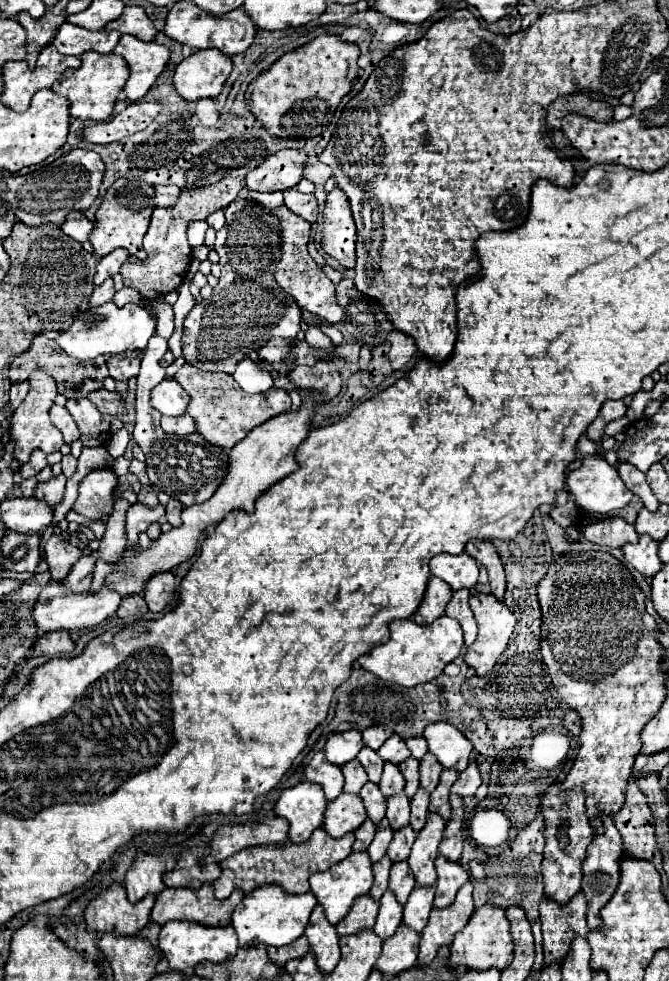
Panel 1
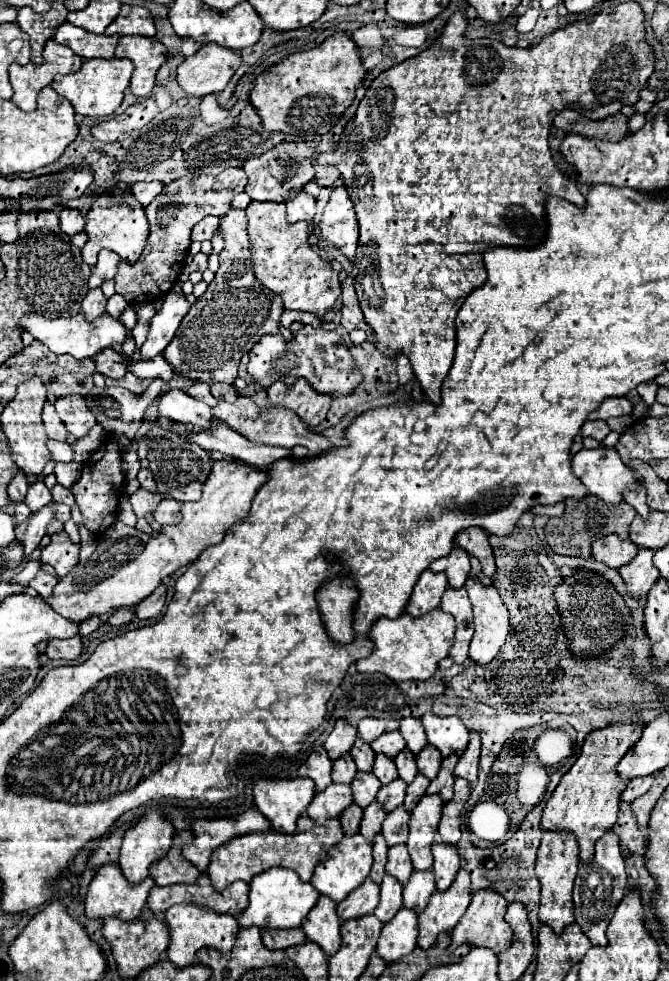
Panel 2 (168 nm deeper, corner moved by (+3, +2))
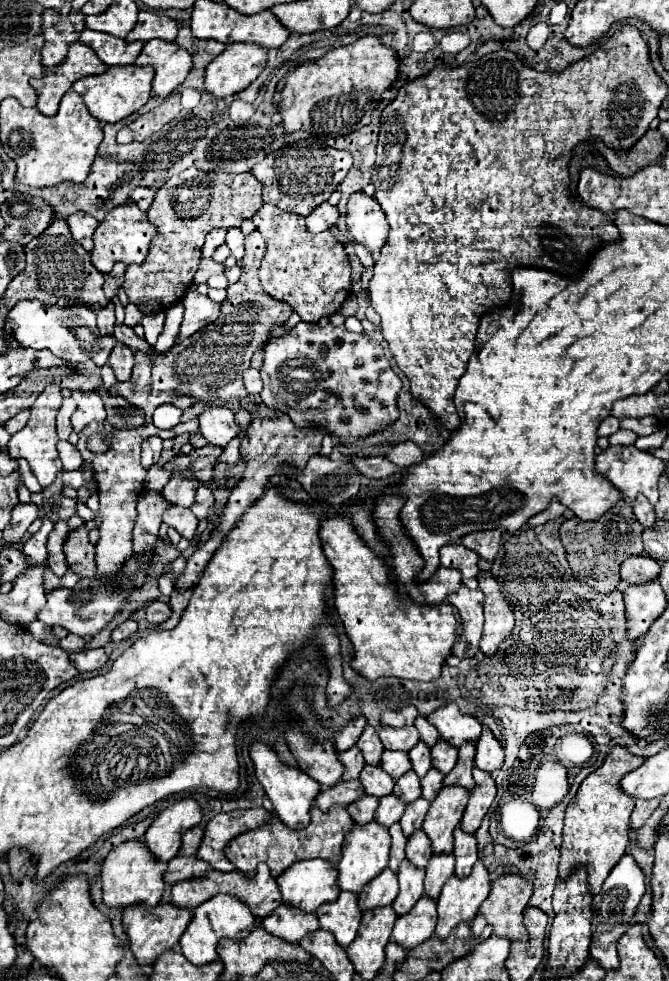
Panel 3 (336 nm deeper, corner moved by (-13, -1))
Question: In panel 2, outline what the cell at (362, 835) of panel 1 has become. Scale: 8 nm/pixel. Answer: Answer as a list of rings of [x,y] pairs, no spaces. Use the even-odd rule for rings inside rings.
[[[352,803],[348,809],[344,809],[344,813],[340,815],[340,823],[342,823],[342,829],[348,837],[358,833],[360,819],[362,819],[362,809],[356,803]]]

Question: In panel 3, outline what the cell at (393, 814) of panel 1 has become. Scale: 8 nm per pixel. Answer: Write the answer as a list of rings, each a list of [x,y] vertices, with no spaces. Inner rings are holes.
[[[410,770],[400,780],[396,780],[394,794],[406,804],[412,804],[414,800],[418,800],[422,796],[422,788],[420,788],[420,778],[416,776],[416,772]]]

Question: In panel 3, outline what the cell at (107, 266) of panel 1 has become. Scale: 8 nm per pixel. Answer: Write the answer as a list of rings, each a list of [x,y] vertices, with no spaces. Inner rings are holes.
[[[116,262],[114,268],[106,274],[106,282],[104,282],[104,294],[106,298],[114,298],[118,288],[124,282],[124,272],[126,272],[126,264],[124,262]]]

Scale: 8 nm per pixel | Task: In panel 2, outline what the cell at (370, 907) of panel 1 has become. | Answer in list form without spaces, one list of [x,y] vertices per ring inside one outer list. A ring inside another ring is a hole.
[[[368,877],[356,891],[352,891],[344,901],[338,903],[338,915],[342,921],[364,917],[376,909],[378,899],[380,899],[380,885],[376,885]]]

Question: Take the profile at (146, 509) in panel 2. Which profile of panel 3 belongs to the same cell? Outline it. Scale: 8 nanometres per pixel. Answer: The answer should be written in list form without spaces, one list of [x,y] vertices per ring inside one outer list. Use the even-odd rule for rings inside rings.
[[[174,474],[172,480],[162,490],[164,500],[174,506],[190,508],[194,504],[194,496],[192,496],[192,480],[194,478],[196,476],[192,476],[192,474]]]

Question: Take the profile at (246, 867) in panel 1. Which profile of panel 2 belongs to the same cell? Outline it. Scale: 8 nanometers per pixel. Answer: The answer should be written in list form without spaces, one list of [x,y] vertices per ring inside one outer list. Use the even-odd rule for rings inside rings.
[[[338,819],[326,821],[324,825],[314,825],[310,831],[296,833],[296,835],[284,835],[284,833],[274,833],[274,831],[272,833],[248,833],[248,835],[242,835],[240,839],[238,837],[232,839],[212,851],[208,875],[212,879],[214,889],[218,889],[218,891],[224,891],[236,879],[250,883],[258,873],[268,871],[270,867],[294,869],[302,881],[310,881],[314,867],[320,861],[324,861],[326,851],[334,843],[338,843],[342,837],[344,837],[344,833],[342,833]]]

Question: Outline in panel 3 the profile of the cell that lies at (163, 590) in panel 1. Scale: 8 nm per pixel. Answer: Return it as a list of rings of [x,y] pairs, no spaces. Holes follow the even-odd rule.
[[[154,600],[154,602],[150,602],[150,604],[146,606],[146,620],[148,620],[150,624],[154,624],[154,626],[166,622],[170,616],[172,616],[172,608],[170,608],[168,602]]]

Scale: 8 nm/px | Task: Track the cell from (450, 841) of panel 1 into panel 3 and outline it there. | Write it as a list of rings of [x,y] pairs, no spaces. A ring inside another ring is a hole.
[[[474,768],[474,780],[476,780],[476,788],[470,794],[468,806],[466,806],[462,822],[460,822],[460,826],[466,834],[474,834],[480,828],[482,818],[486,816],[488,808],[492,806],[492,802],[496,798],[496,786],[494,786],[494,780],[490,774]]]

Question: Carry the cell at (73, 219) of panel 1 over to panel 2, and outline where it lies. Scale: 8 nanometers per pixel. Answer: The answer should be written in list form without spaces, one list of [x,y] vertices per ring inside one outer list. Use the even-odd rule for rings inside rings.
[[[64,207],[60,211],[60,229],[66,235],[76,235],[76,233],[84,231],[84,225],[86,225],[86,219],[84,219],[84,215],[80,211],[68,209],[68,207]]]

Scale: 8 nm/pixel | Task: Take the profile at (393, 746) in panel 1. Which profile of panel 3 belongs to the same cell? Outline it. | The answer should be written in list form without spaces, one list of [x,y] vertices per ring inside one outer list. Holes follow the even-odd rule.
[[[414,726],[412,728],[402,728],[402,730],[398,730],[398,728],[380,728],[378,736],[380,736],[386,750],[400,750],[400,752],[412,750],[420,740]]]

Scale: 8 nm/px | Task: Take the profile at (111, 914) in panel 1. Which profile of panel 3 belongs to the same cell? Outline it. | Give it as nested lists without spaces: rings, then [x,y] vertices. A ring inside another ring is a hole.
[[[130,840],[110,850],[102,864],[102,892],[104,892],[104,906],[108,908],[128,908],[132,904],[146,904],[156,906],[164,894],[164,876],[166,864],[158,862],[148,850],[144,842]]]

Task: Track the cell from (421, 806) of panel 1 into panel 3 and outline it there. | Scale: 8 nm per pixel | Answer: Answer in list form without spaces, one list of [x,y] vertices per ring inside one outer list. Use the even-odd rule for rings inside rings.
[[[430,770],[422,778],[422,798],[426,798],[428,802],[432,802],[438,796],[438,792],[442,790],[442,780],[444,780],[444,774],[442,772]]]

